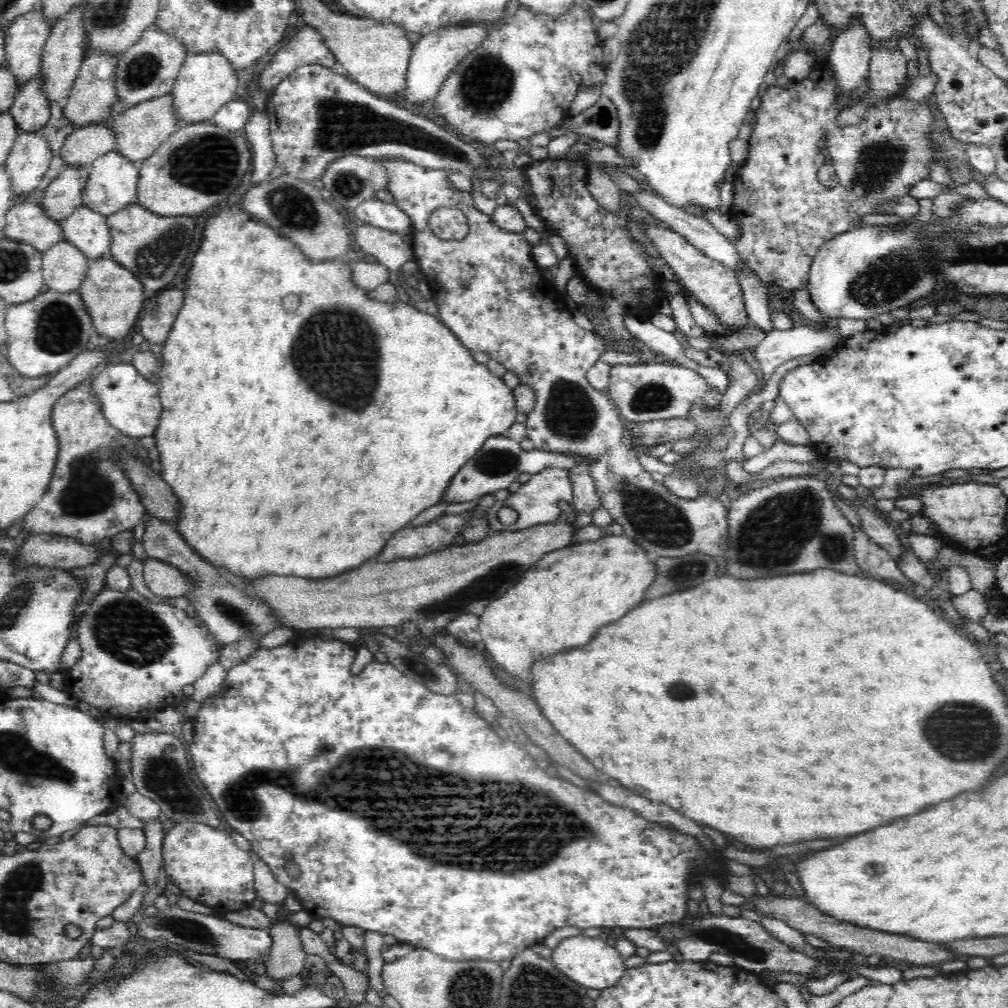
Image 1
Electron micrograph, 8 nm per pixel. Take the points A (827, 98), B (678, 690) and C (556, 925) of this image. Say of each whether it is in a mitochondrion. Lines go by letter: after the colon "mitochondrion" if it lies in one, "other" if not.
A: other
B: mitochondrion
C: other

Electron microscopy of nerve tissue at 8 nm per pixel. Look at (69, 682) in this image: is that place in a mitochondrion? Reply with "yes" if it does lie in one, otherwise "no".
no

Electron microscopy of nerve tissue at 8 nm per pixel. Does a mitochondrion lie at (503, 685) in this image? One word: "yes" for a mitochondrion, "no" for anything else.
no

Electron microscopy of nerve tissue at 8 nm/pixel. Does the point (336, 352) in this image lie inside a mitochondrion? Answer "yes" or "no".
yes

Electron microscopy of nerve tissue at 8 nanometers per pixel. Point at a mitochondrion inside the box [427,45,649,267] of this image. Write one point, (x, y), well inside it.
(485, 85)

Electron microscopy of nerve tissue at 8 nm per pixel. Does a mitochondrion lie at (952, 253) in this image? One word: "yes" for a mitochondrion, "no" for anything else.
yes

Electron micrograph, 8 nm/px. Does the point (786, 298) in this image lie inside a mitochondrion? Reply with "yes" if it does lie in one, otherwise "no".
no

